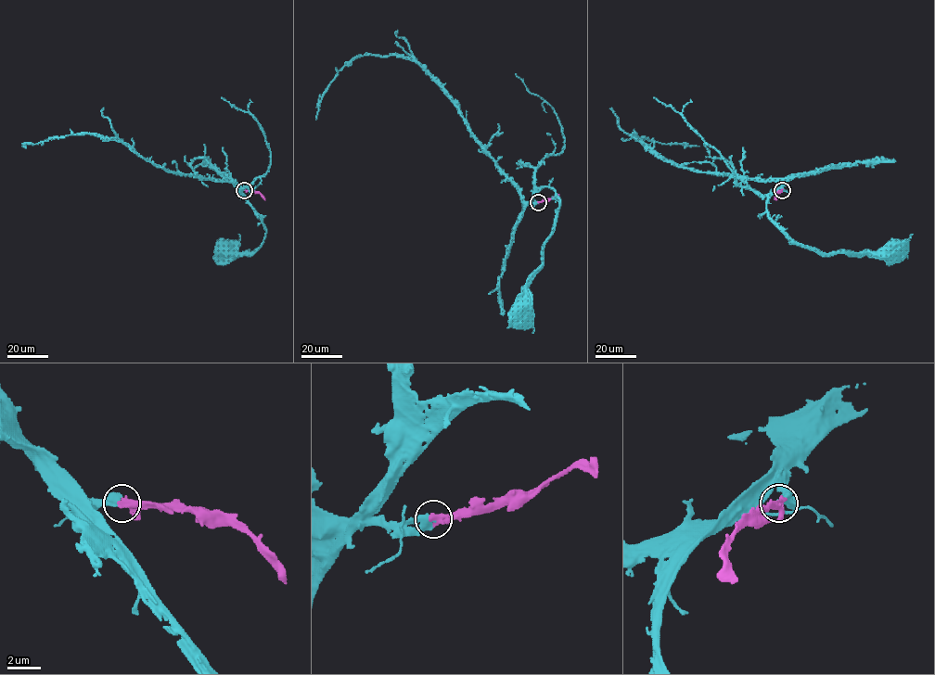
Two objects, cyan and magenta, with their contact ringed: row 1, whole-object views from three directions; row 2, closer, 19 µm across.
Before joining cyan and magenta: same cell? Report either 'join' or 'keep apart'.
join

